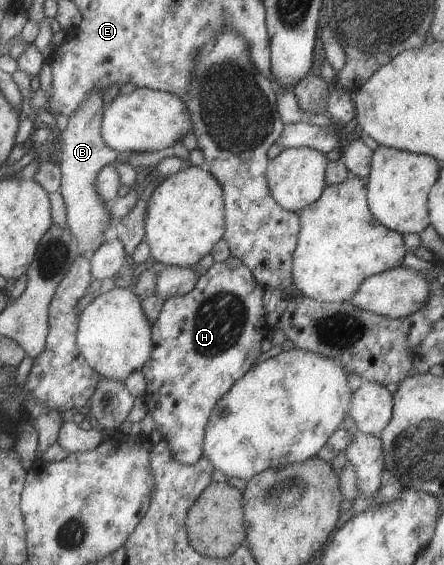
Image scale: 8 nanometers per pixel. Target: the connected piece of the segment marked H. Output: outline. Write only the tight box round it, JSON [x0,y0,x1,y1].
[140,256,270,466]

